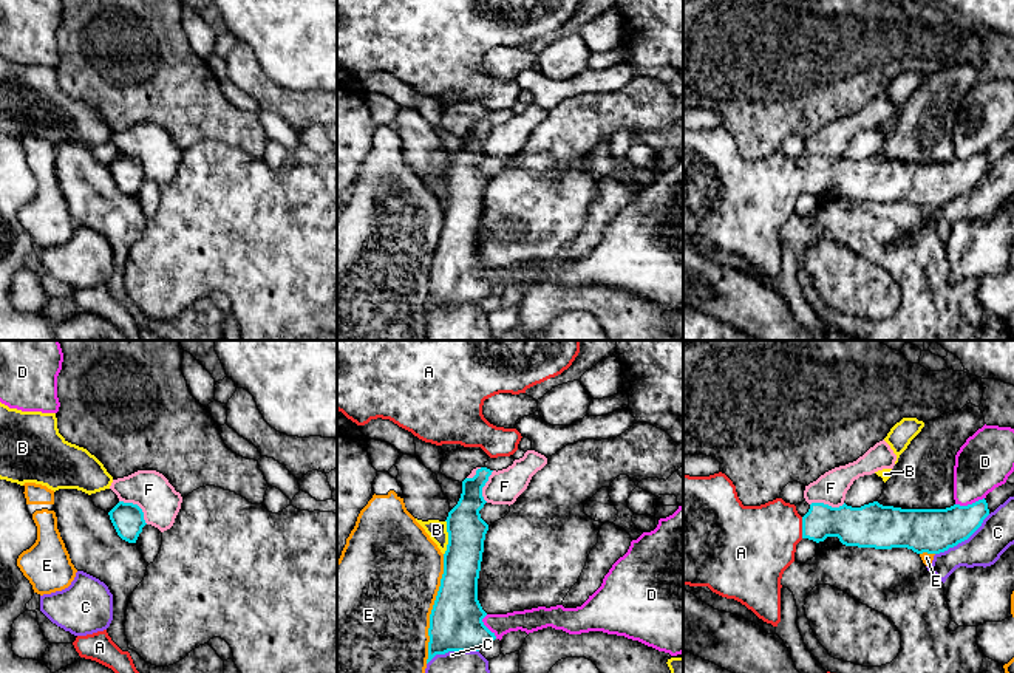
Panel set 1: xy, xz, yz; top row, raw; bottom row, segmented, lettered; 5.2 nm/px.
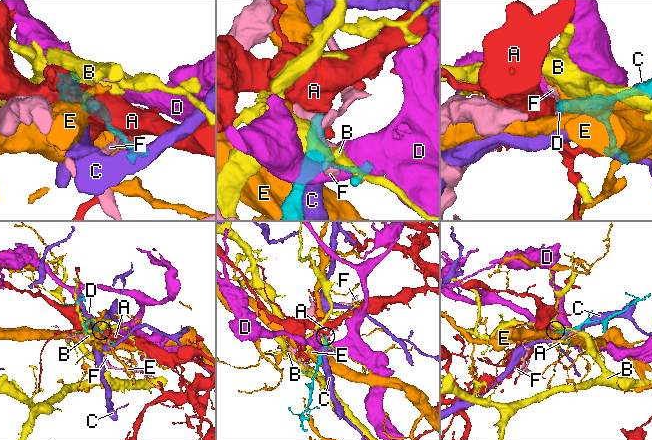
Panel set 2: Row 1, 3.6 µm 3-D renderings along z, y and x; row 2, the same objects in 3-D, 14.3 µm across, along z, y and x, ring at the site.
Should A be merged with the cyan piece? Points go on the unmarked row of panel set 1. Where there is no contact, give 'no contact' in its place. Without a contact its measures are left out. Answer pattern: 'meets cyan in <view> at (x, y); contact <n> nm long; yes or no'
meets cyan in yz at (803, 181); contact 110 nm long; yes

